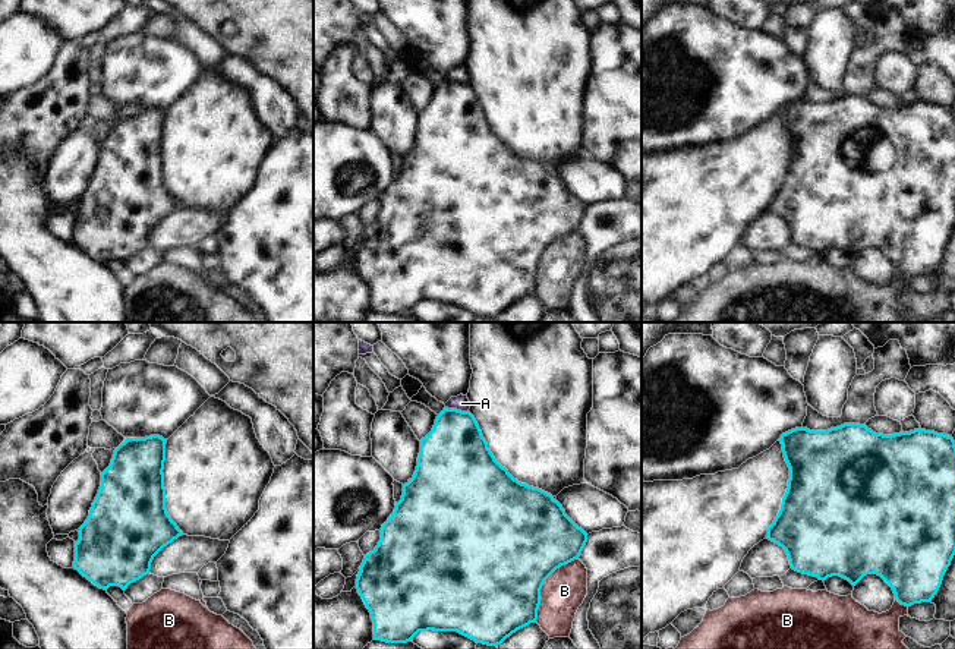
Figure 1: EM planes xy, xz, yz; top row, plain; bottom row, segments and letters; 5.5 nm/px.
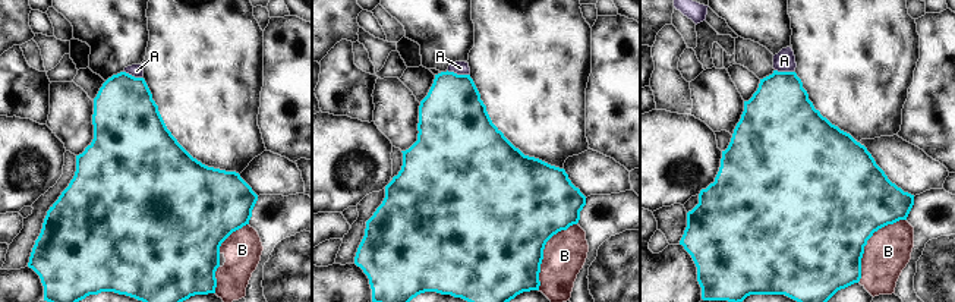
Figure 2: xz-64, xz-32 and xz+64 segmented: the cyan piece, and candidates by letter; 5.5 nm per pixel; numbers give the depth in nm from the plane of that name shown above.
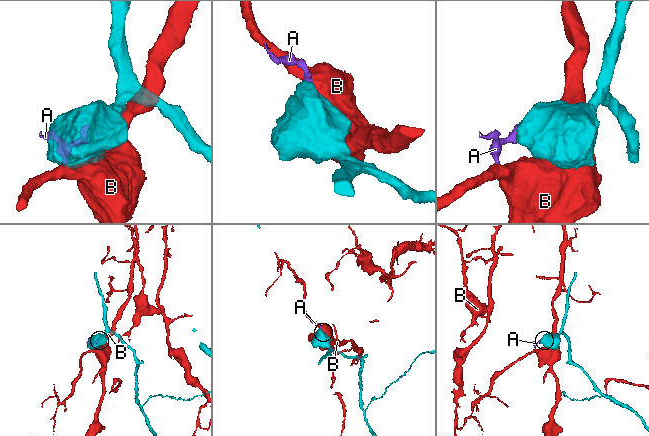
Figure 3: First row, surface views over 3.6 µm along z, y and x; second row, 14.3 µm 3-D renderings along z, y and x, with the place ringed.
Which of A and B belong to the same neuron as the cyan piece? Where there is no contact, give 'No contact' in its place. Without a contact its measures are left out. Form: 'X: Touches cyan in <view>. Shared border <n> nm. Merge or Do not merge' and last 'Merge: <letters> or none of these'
A: Touches cyan in xz. Shared border 130 nm. Do not merge
B: Touches cyan in xz. Shared border 420 nm. Do not merge
Merge: none of these.

